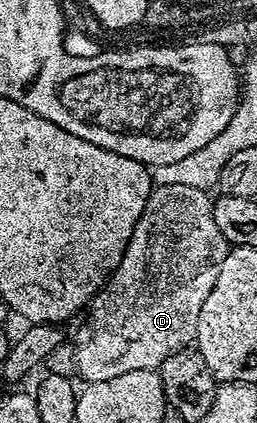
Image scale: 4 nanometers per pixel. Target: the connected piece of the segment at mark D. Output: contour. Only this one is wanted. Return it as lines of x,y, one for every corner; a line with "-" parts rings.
184,183
151,188
148,203
128,239
120,263
107,276
105,285
90,298
81,318
82,326
72,337
77,376
89,383
116,379
116,375
128,371
157,370
168,355
187,348
198,336
200,307
204,307
204,299
208,299
208,291
212,291
220,276
220,266
231,247
224,235
220,235
220,227
216,227
214,203
207,190
184,187

